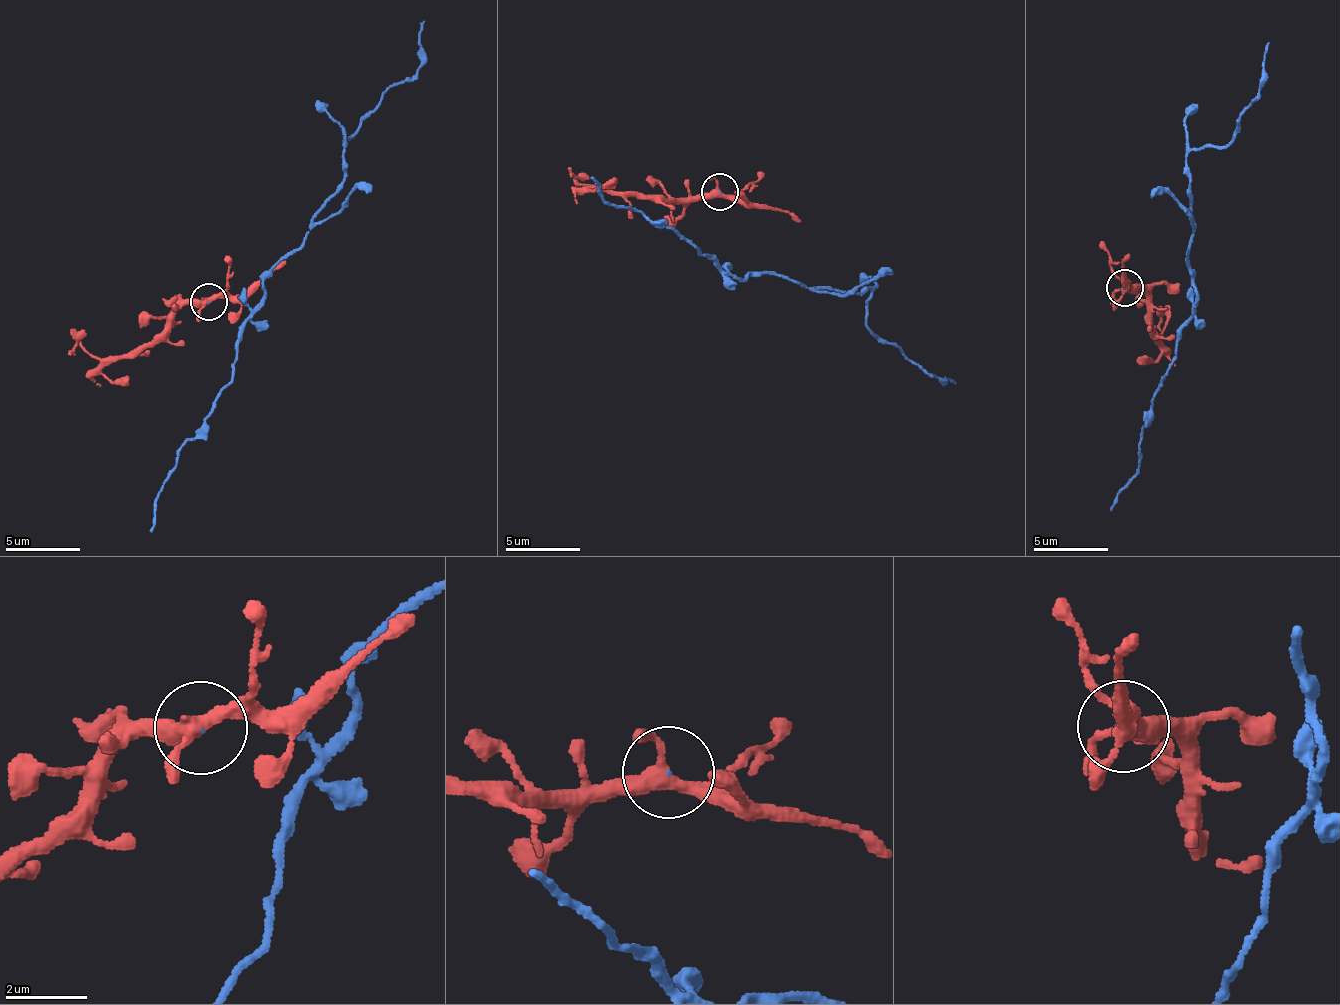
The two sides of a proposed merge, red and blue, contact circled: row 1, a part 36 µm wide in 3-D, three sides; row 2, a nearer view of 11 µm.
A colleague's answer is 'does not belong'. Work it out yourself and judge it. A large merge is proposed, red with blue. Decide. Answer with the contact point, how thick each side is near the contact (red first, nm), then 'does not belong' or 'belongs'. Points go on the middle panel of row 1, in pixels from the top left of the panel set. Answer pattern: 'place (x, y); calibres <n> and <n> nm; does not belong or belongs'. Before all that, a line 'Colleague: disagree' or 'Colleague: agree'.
Colleague: disagree
place (720, 191); calibres 320 and 40 nm; belongs

